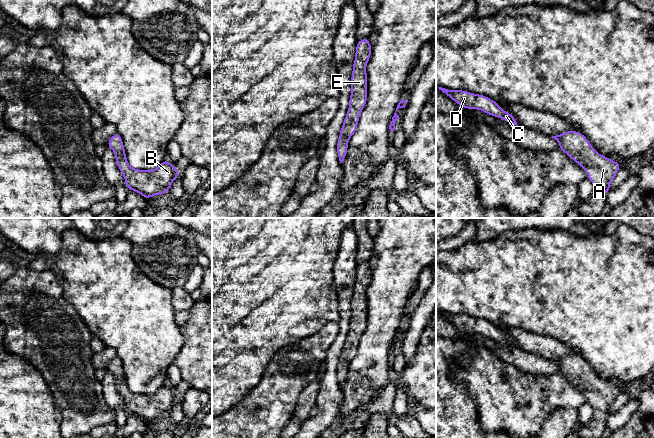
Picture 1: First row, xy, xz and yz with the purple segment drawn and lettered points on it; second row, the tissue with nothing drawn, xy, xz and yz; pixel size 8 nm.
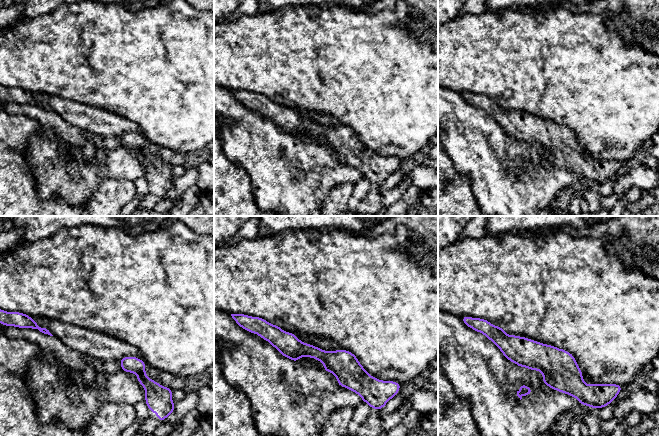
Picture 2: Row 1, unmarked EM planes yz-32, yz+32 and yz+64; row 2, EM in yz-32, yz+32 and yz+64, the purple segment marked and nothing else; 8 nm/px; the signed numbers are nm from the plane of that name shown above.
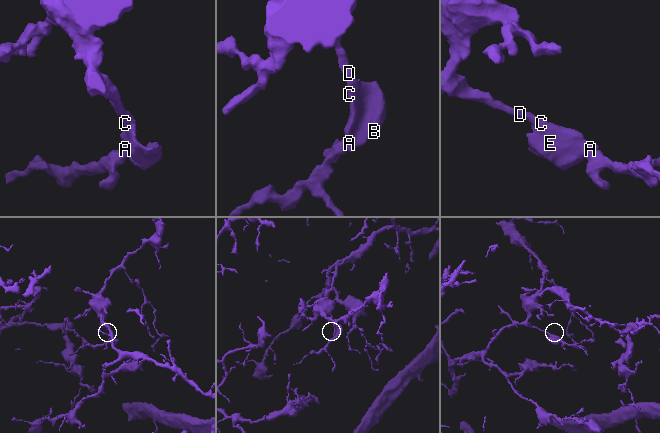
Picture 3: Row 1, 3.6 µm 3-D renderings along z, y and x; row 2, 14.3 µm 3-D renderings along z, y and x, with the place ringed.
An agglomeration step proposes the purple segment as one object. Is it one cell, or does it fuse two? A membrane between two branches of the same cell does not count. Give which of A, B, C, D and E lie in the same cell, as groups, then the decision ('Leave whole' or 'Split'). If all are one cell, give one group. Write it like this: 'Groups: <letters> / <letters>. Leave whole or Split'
Groups: A B C D E. Leave whole

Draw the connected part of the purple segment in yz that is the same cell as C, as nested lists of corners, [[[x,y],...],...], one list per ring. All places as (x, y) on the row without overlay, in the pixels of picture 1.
[[[438,312],[461,331],[481,334],[488,339],[502,342],[510,348],[518,349],[513,339],[504,335],[497,326],[484,319],[474,318],[464,314]]]

